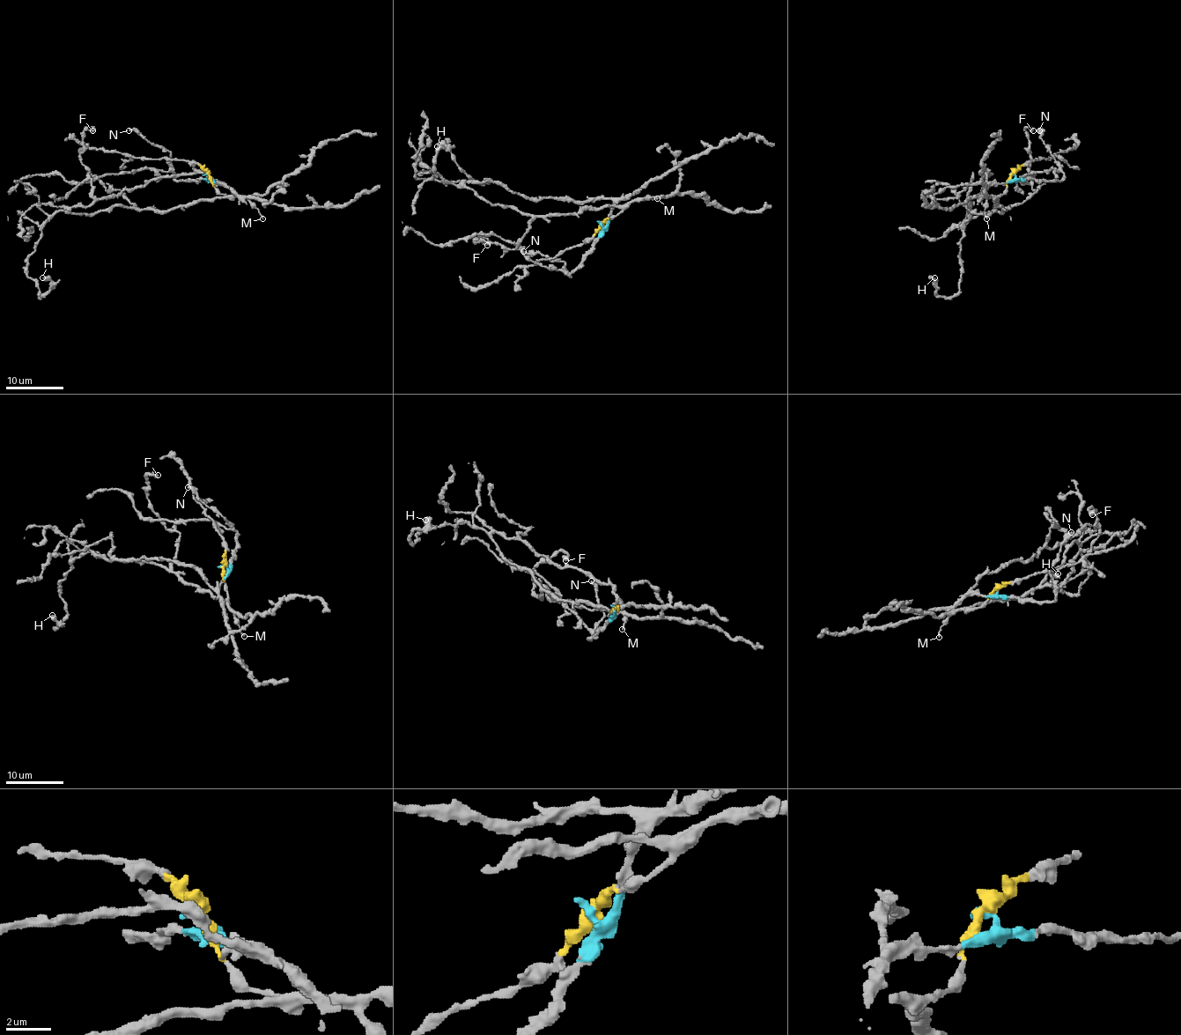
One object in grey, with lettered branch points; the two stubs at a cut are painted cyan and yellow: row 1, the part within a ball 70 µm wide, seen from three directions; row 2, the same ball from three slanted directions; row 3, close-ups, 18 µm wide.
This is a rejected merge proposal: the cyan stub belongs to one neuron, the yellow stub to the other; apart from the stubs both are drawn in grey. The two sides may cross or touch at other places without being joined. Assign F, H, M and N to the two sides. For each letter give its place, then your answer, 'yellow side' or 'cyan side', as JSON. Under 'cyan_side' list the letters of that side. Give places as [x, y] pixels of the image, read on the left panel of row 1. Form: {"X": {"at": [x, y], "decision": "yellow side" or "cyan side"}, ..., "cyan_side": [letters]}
{"F": {"at": [92, 130], "decision": "yellow side"}, "H": {"at": [42, 277], "decision": "yellow side"}, "M": {"at": [262, 218], "decision": "yellow side"}, "N": {"at": [129, 130], "decision": "cyan side"}, "cyan_side": ["N"]}

